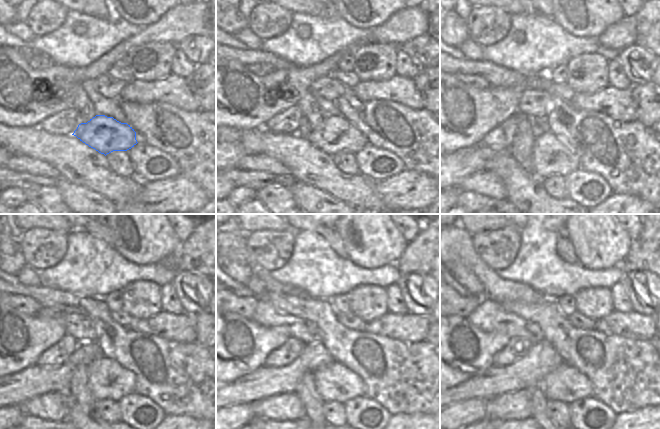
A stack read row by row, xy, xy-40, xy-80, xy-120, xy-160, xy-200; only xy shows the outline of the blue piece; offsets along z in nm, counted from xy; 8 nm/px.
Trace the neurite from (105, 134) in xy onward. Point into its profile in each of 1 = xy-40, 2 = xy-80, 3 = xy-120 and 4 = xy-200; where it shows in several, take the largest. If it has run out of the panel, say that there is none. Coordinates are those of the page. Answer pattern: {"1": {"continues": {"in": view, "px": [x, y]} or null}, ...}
{"1": {"continues": {"in": "xy-40", "px": [335, 133]}}, "2": {"continues": {"in": "xy-80", "px": [553, 154]}}, "3": {"continues": {"in": "xy-120", "px": [107, 379]}}, "4": {"continues": {"in": "xy-200", "px": [566, 384]}}}

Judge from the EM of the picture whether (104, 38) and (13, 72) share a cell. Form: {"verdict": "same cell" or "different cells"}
{"verdict": "different cells"}

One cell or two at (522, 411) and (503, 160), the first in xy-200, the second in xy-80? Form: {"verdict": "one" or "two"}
{"verdict": "two"}

